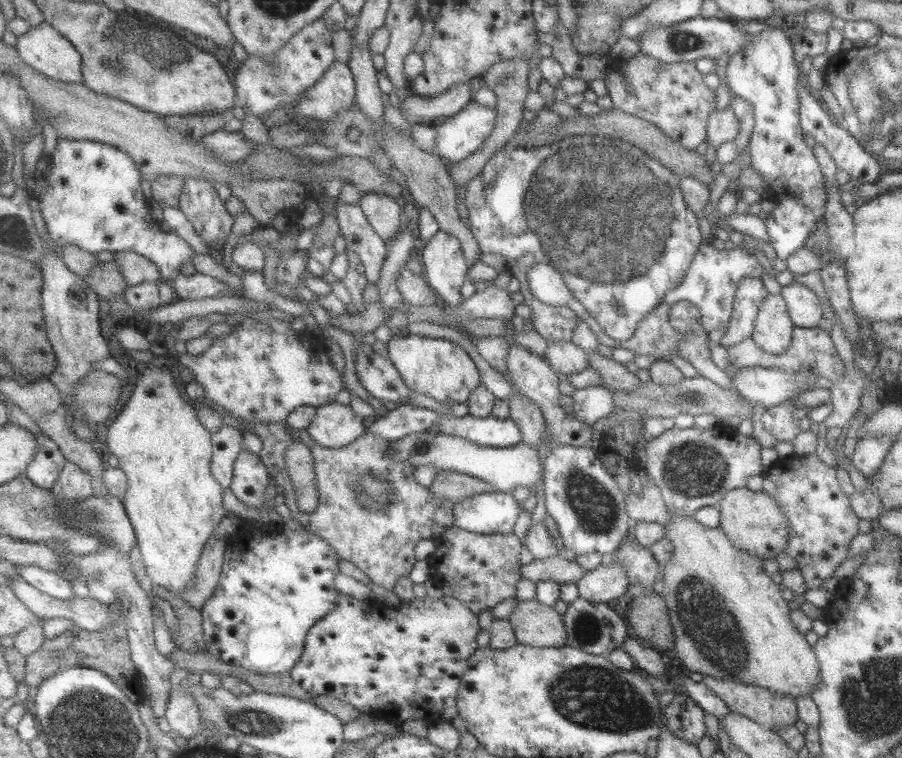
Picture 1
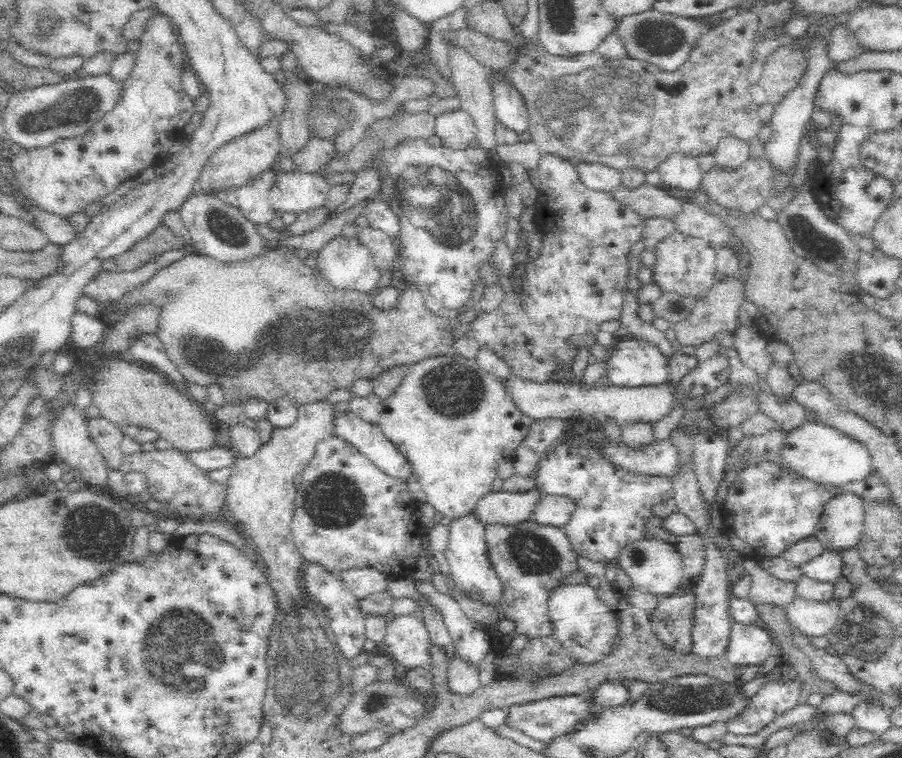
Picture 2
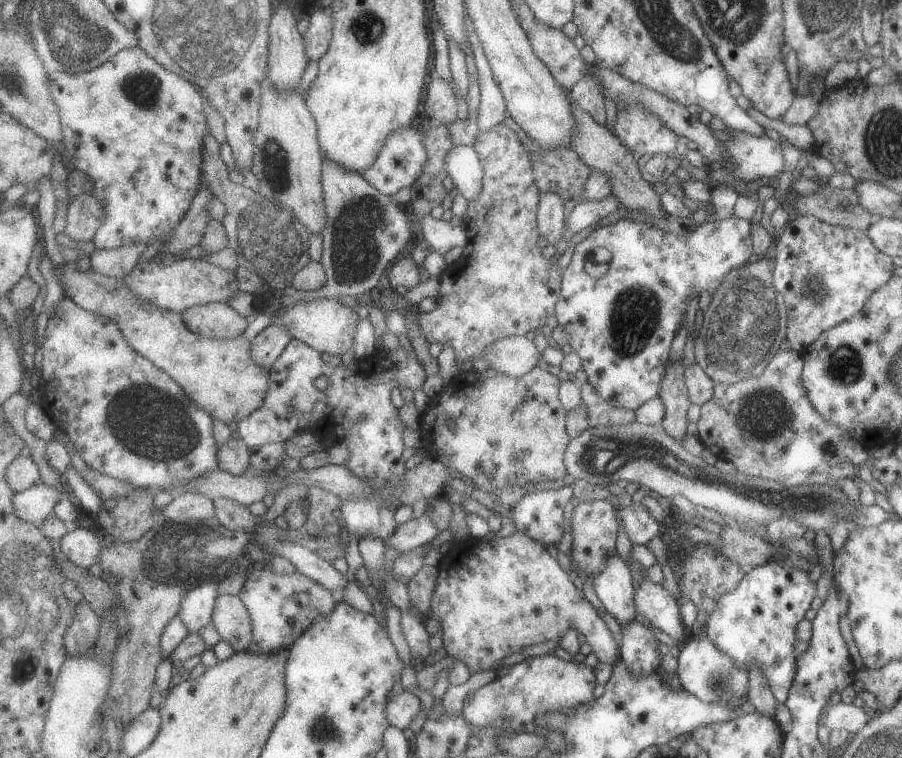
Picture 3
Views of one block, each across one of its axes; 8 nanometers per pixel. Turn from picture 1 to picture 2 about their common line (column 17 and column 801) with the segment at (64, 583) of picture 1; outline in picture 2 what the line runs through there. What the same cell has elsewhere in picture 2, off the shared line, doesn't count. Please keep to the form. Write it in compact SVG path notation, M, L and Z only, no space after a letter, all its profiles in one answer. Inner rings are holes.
M825 549L820 556L816 556L810 562L800 566L803 574L820 582L835 584L836 580L843 576L842 571L845 566L841 555L843 552L844 549Z

